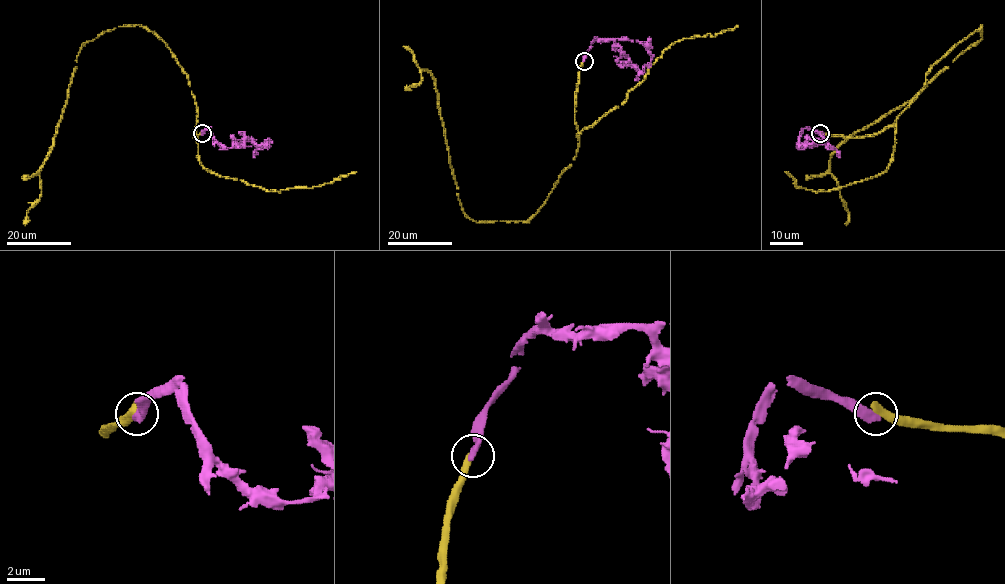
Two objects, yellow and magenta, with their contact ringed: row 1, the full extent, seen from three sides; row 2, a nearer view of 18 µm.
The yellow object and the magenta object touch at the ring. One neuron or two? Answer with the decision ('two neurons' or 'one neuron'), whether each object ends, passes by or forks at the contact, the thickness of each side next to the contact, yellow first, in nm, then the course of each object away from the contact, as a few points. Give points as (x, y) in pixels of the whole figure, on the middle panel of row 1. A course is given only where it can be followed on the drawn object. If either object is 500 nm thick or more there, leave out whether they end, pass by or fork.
two neurons; yellow ends there; magenta ends there; 440 nm thick on the yellow side, 440 nm on the other; yellow runs (584, 60), (578, 149), (527, 221), (467, 216), (436, 82), (421, 70), (422, 80), (407, 86); magenta runs (584, 60), (593, 41), (612, 39), (640, 72), (652, 56), (642, 43), (636, 41)

